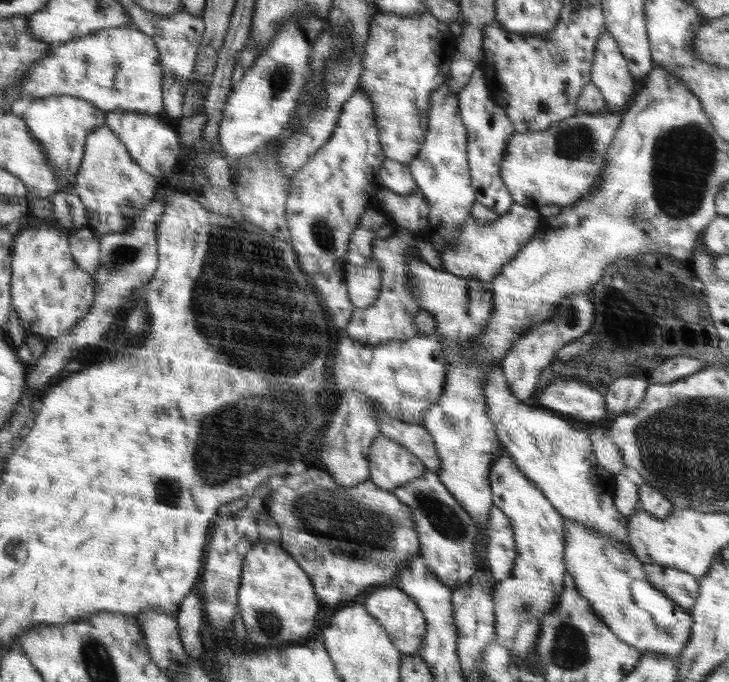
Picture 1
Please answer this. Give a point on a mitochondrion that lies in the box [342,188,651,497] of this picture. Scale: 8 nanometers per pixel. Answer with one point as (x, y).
(569, 315)

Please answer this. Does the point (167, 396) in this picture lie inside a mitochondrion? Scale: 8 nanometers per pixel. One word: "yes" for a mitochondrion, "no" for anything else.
no

